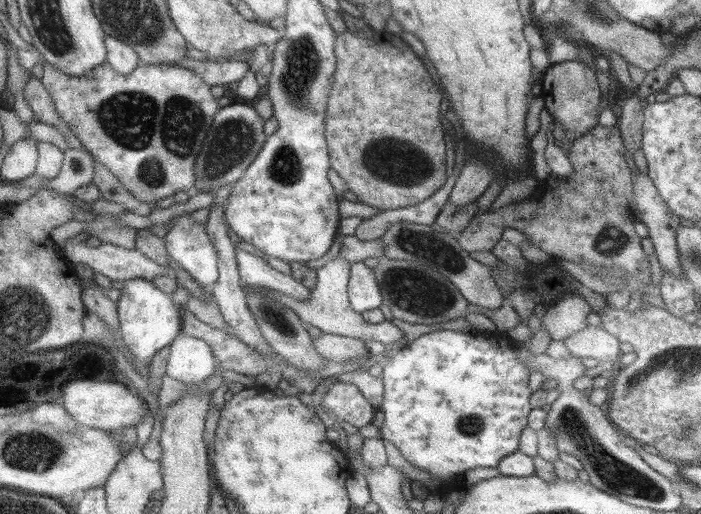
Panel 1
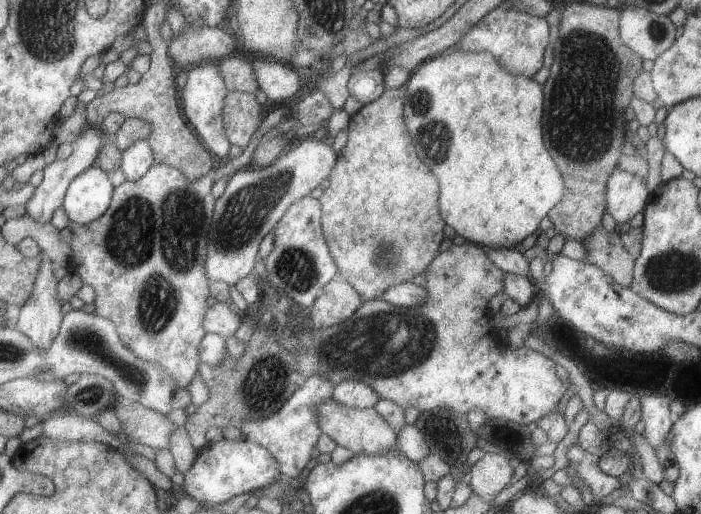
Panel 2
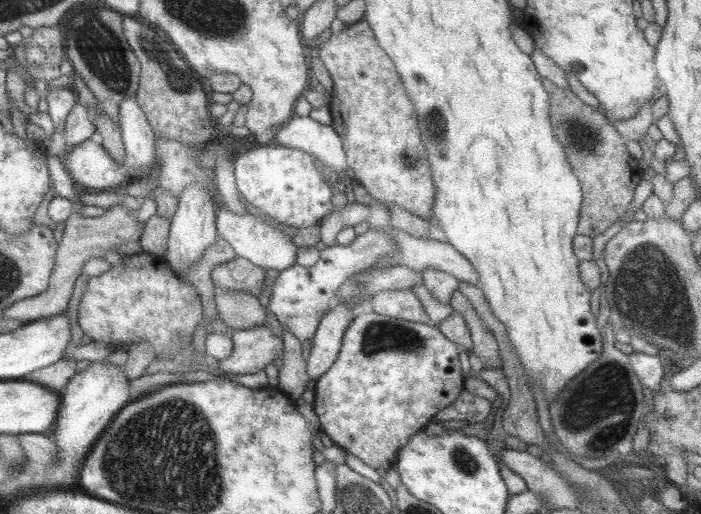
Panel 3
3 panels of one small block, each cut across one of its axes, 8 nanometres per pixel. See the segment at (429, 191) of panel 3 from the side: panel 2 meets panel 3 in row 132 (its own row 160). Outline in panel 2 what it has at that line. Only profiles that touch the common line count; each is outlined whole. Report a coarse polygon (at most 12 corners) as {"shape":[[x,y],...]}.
{"shape":[[405,85],[349,117],[320,203],[361,301],[437,256]]}

